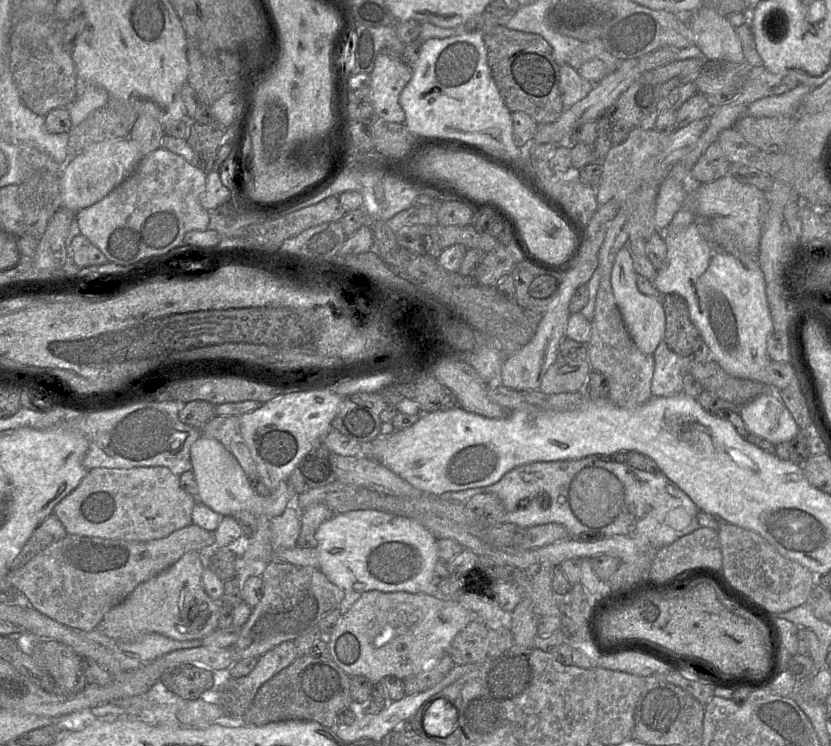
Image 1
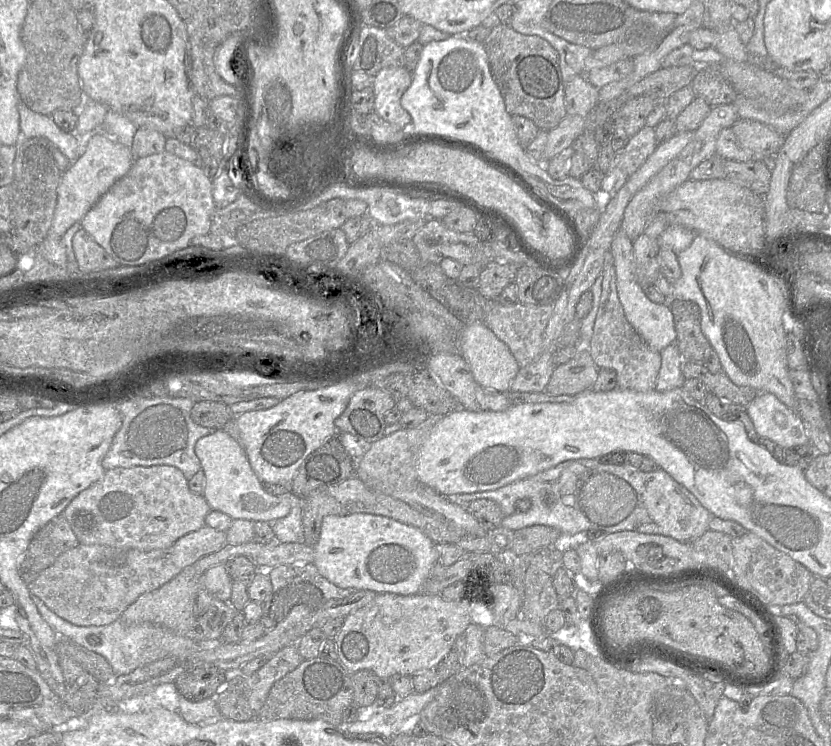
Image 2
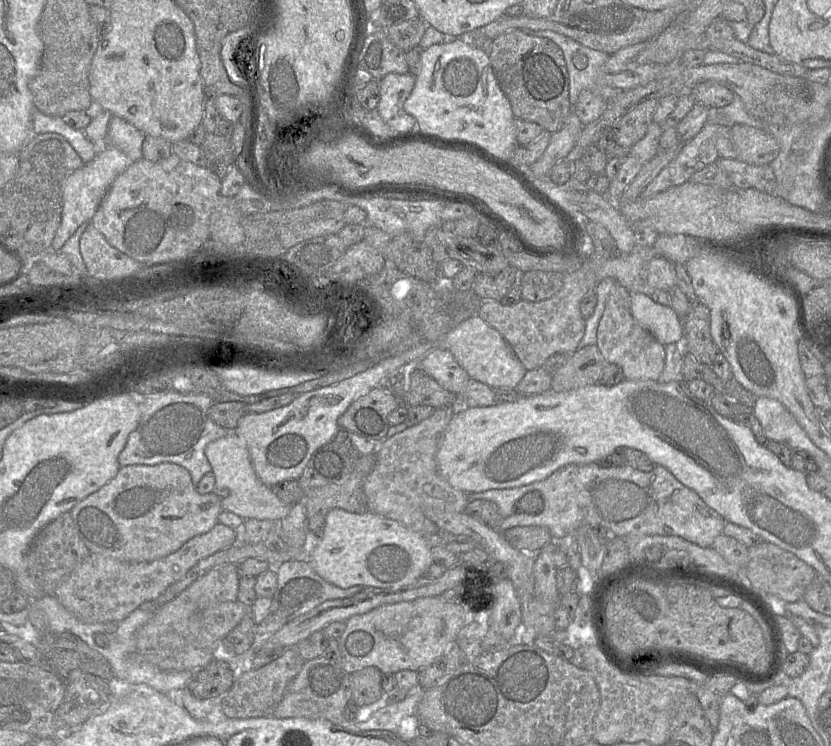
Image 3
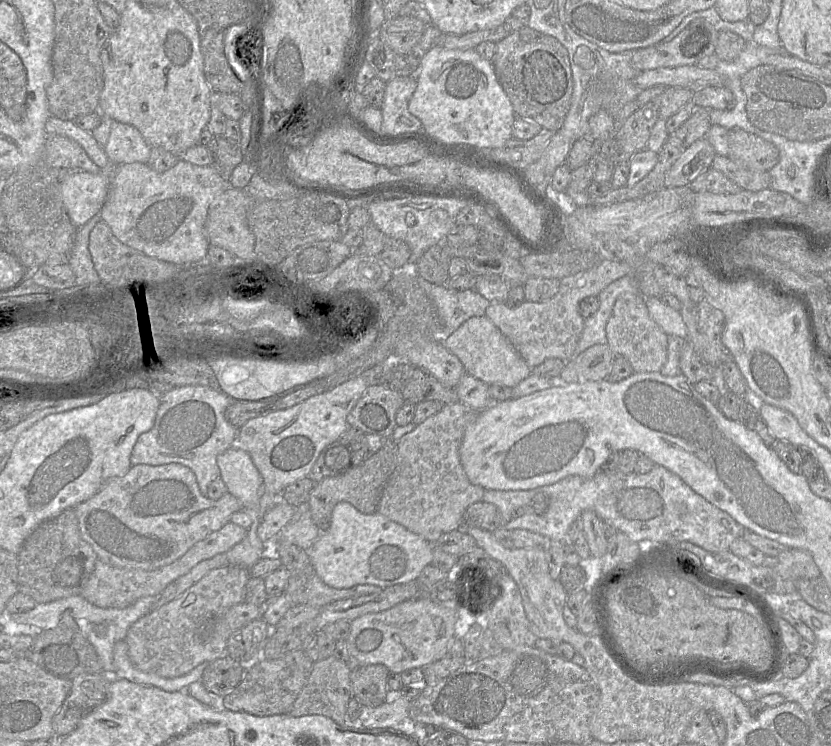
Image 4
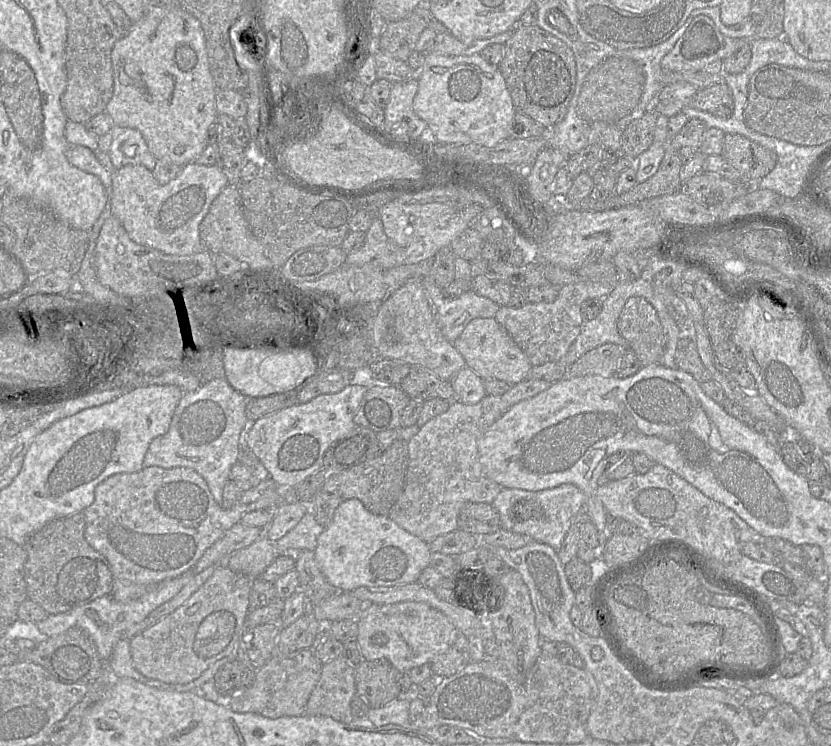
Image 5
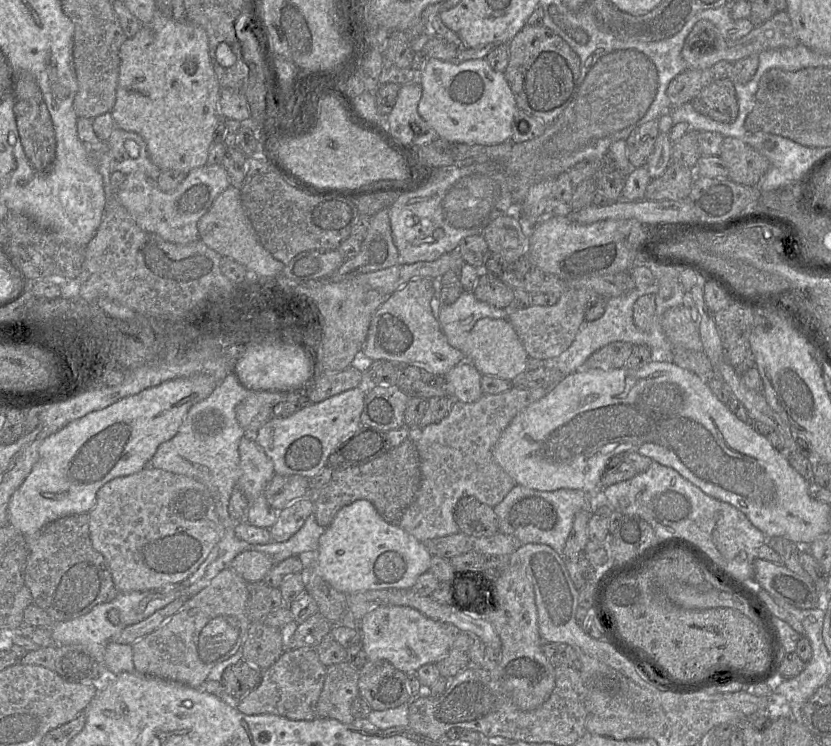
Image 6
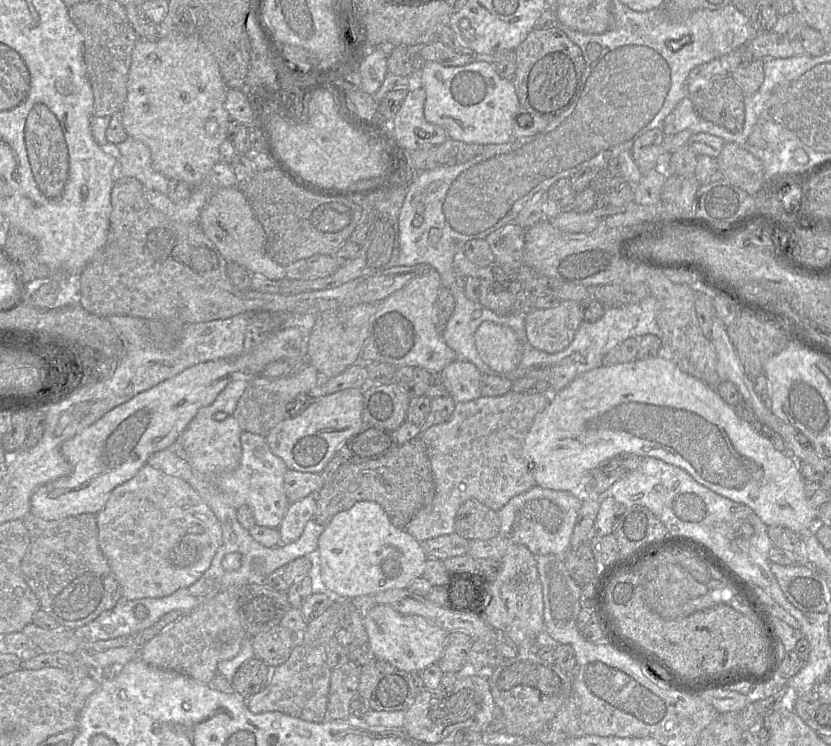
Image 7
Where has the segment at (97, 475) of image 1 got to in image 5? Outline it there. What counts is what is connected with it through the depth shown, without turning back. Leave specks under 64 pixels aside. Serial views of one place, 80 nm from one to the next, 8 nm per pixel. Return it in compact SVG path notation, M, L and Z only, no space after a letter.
M147 467L134 473L112 475L96 486L93 503L82 512L85 517L84 536L87 543L105 557L114 579L157 585L184 574L196 565L205 551L241 521L247 512L274 512L281 503L291 499L290 491L280 488L267 477L244 491L232 507L224 508L215 502L207 483L194 470L184 467Z

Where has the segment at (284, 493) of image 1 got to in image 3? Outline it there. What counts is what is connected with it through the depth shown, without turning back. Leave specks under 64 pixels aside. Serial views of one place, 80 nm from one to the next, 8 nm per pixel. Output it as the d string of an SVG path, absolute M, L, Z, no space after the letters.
M228 432L224 437L210 442L205 448L205 455L215 477L213 493L221 497L223 511L232 512L244 520L280 521L288 515L291 505L283 502L270 487L261 482L254 470L245 442L235 433Z

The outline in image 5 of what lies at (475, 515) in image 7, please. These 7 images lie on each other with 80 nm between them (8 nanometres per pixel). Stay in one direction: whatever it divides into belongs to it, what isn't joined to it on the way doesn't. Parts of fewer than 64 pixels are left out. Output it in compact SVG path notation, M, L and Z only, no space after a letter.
M467 502L458 515L458 530L483 537L501 529L498 512L487 503Z

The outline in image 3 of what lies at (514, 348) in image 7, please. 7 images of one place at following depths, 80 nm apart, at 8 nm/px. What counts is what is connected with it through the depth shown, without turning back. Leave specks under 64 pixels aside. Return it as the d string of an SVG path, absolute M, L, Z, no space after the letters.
M478 314L456 324L443 340L431 343L449 350L471 379L491 388L516 388L527 370L502 335Z

